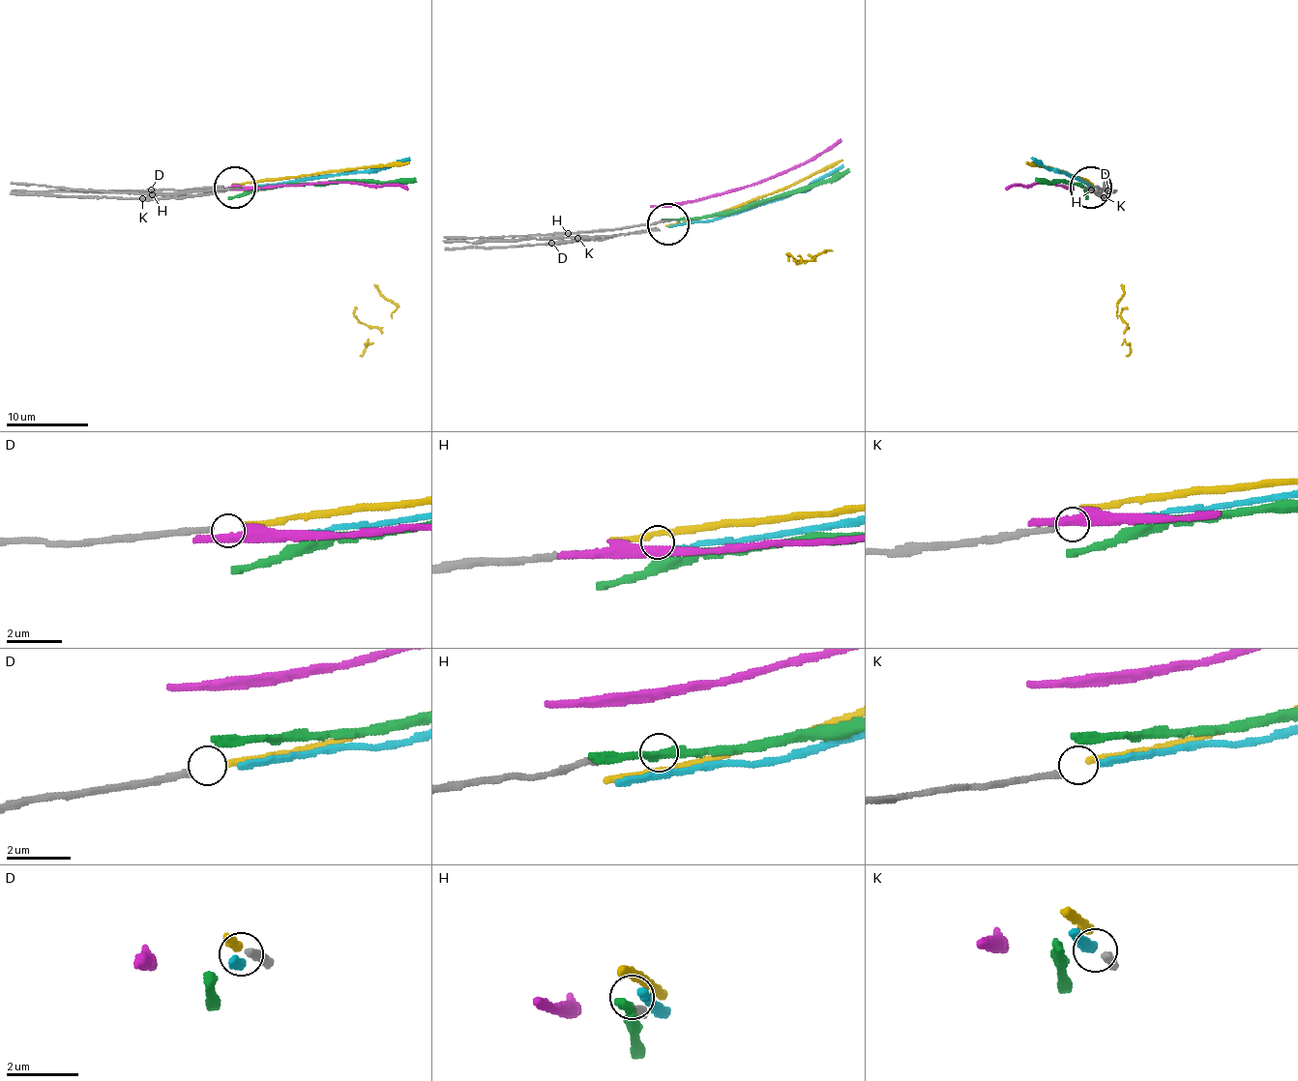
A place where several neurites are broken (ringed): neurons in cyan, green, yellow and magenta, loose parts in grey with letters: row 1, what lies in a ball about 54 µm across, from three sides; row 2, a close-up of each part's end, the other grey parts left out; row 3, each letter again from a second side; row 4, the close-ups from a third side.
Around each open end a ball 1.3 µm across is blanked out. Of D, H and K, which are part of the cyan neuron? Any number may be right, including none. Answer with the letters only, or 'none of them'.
K

